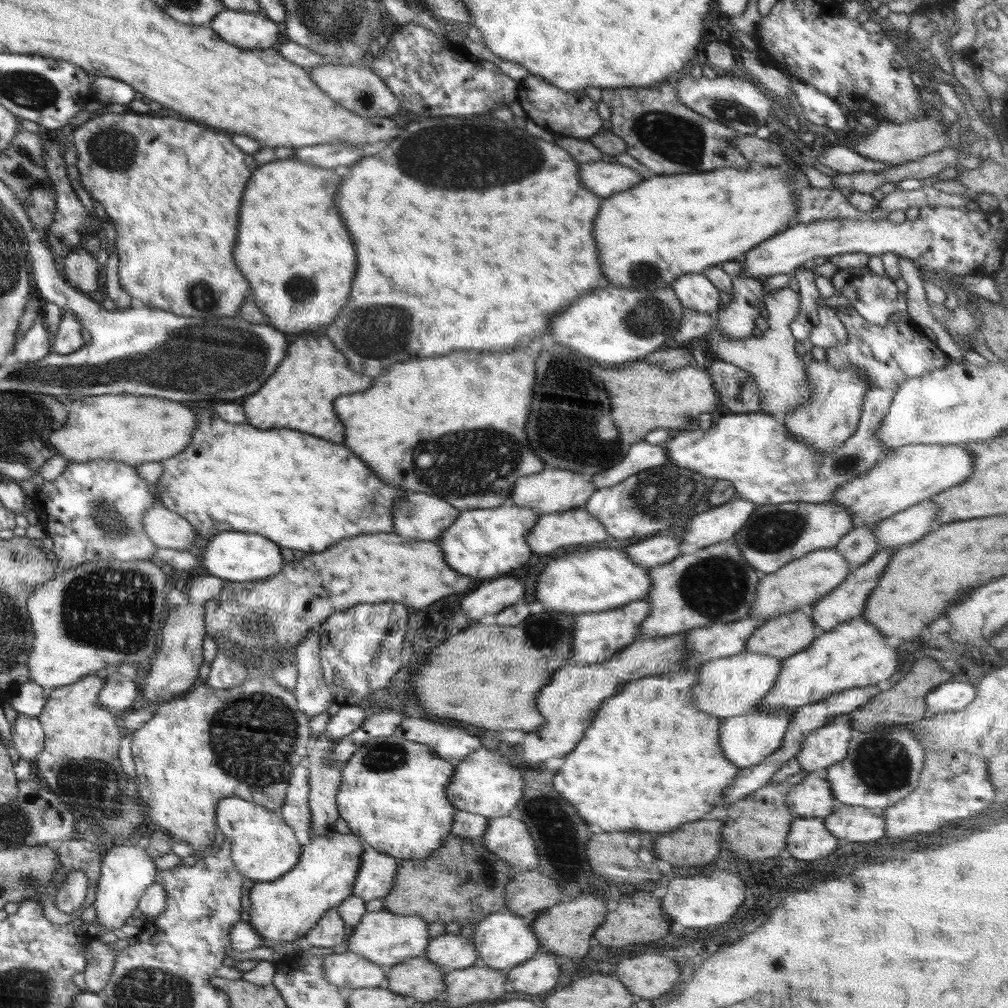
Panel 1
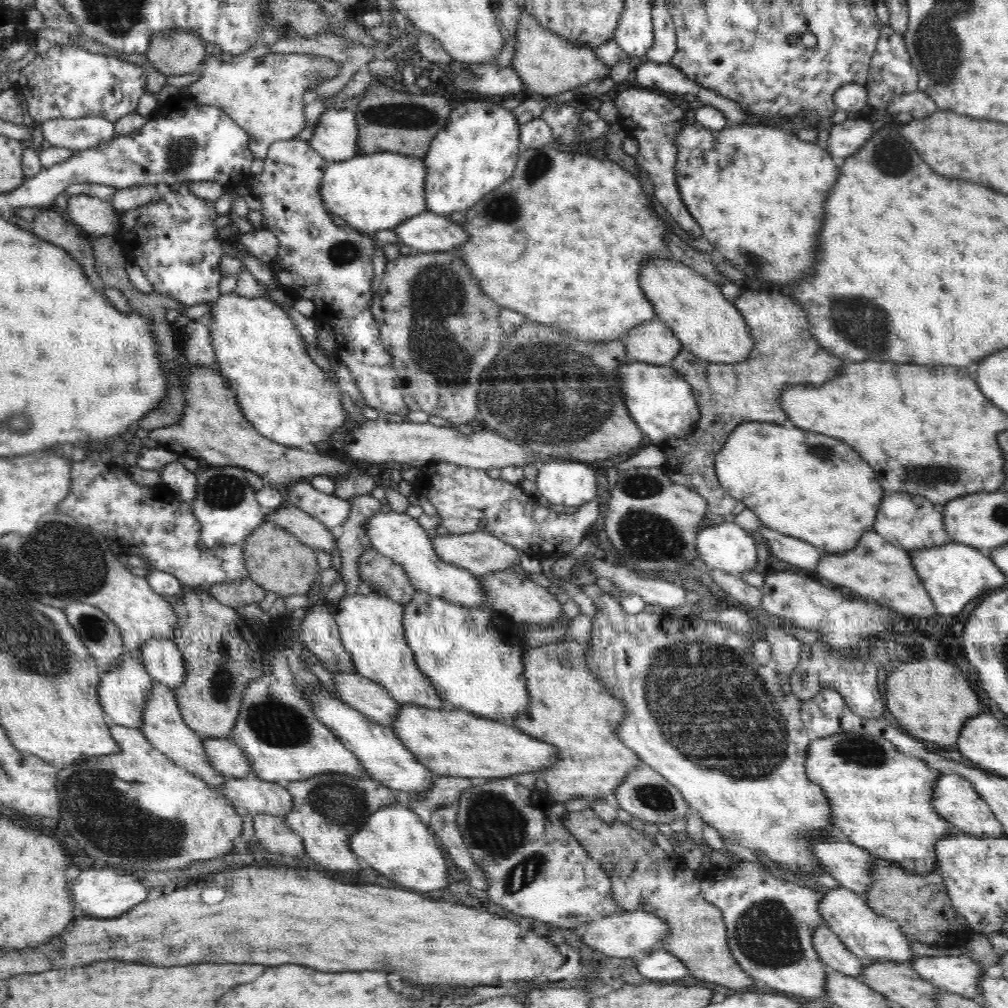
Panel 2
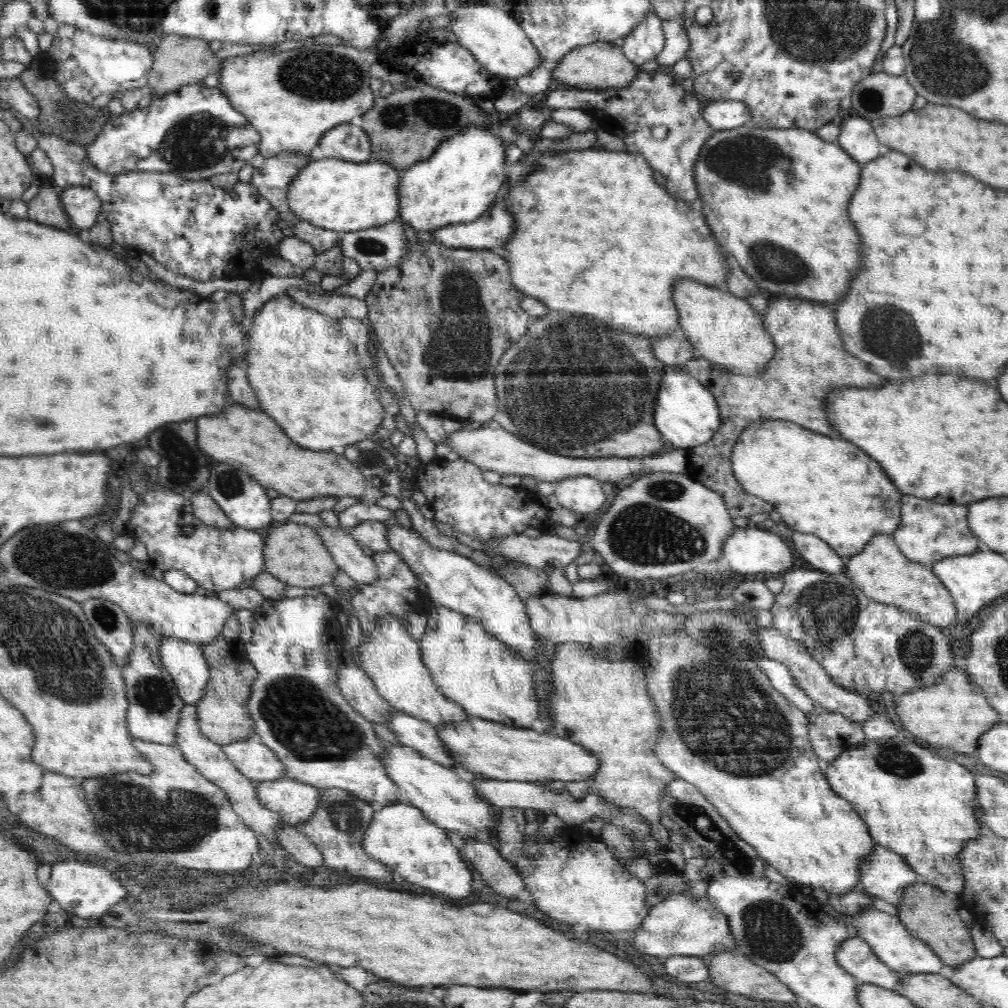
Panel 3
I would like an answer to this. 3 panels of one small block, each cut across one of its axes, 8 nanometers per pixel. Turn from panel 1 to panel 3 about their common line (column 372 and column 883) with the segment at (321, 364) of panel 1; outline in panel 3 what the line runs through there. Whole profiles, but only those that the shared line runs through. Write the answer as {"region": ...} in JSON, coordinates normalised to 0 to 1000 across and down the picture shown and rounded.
{"region":[[[764,297],[762,306],[755,310],[758,325],[763,329],[770,343],[770,351],[761,359],[760,367],[748,373],[732,372],[730,369],[724,369],[720,363],[707,360],[705,357],[688,354],[680,359],[681,369],[685,373],[690,374],[704,389],[709,393],[714,408],[714,423],[706,432],[701,439],[694,440],[693,443],[682,445],[682,463],[679,470],[687,476],[697,480],[700,484],[712,488],[718,495],[722,510],[725,514],[734,514],[734,512],[743,513],[746,510],[755,508],[764,508],[767,501],[751,492],[742,490],[729,475],[725,463],[725,450],[730,438],[742,421],[756,416],[780,417],[793,421],[802,427],[813,430],[819,433],[827,433],[828,423],[820,418],[820,409],[818,409],[818,397],[822,391],[829,386],[834,385],[863,385],[877,381],[880,375],[865,369],[865,366],[854,357],[851,357],[841,347],[837,346],[835,336],[832,332],[828,310],[826,305],[820,302],[810,300],[795,300],[780,297]]]}

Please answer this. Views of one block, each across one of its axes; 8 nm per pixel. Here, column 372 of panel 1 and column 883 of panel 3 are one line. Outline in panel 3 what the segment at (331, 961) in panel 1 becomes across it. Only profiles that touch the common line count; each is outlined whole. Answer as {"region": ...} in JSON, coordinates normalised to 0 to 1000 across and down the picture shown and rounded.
{"region":[[[843,928],[828,944],[830,955],[851,973],[887,982],[892,977],[895,966],[887,964],[875,954],[865,939],[853,930]]]}

